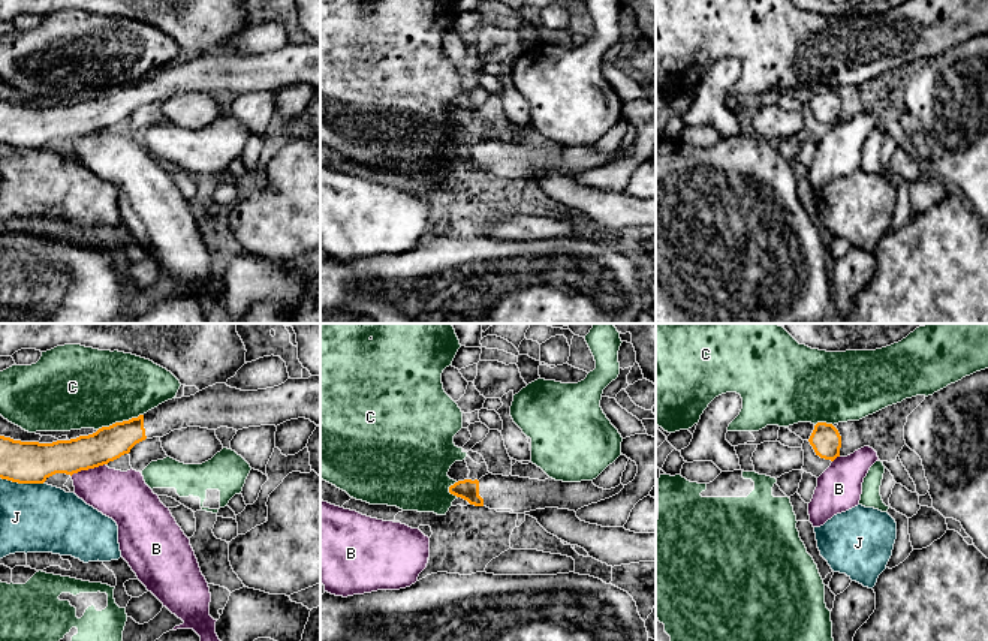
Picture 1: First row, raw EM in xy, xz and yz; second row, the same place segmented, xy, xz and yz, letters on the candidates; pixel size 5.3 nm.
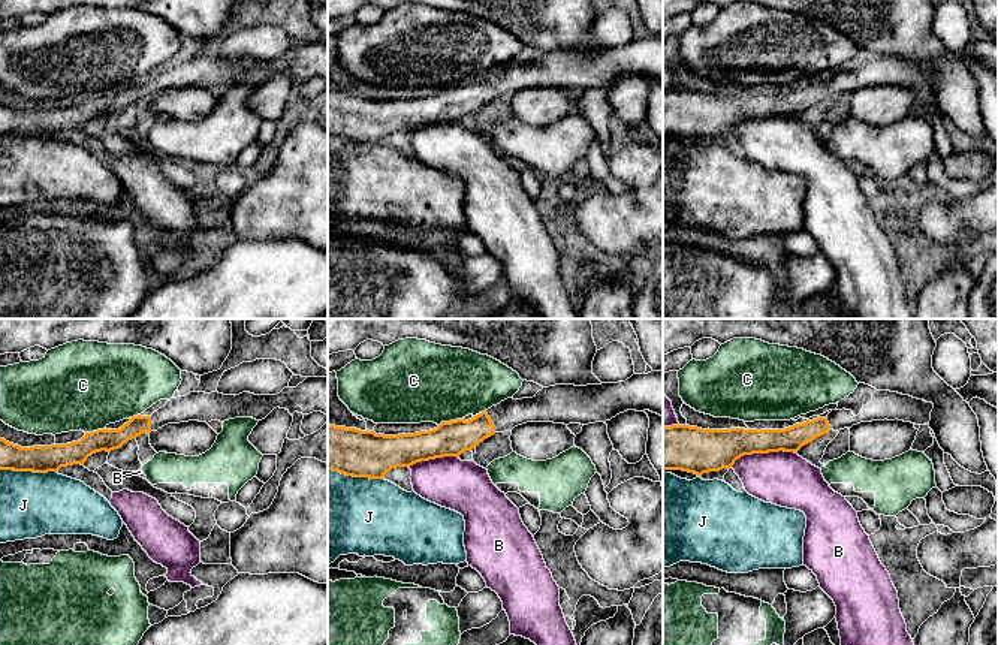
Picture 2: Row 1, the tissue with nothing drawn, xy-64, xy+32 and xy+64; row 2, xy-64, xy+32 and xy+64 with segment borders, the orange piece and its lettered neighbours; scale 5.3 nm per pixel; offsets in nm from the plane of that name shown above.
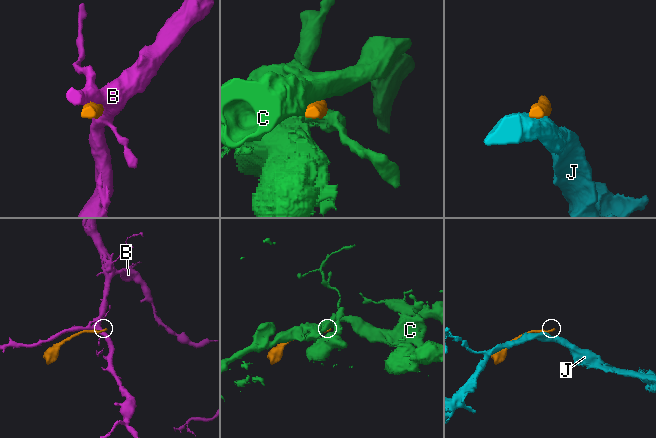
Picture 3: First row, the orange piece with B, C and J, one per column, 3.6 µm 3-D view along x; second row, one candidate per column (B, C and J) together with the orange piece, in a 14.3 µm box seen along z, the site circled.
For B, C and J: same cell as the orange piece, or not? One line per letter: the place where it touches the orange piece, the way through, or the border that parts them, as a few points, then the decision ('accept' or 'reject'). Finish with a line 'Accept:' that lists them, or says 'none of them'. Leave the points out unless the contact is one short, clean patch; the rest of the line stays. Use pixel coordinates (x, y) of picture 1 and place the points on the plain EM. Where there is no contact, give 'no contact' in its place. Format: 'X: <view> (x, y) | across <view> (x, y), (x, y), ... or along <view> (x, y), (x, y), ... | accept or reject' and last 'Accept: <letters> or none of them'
B: xy (87, 134) | reject
C: xy (120, 87) | along xy (142, 78), (102, 90), (98, 95) | reject
J: xy (23, 147) | along xy (0, 141), (18, 147), (44, 147) | reject
Accept: none of them

